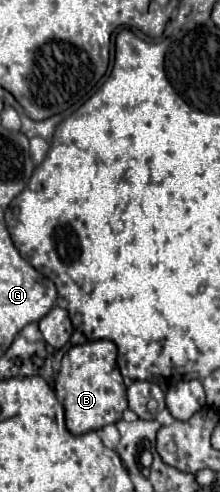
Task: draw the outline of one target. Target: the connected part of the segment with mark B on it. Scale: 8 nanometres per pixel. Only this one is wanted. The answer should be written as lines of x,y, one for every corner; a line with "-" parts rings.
111,340
71,346
63,356
54,391
63,404
66,427
71,434
85,434
121,420
121,414
127,408
127,396
123,376
117,370
117,346

